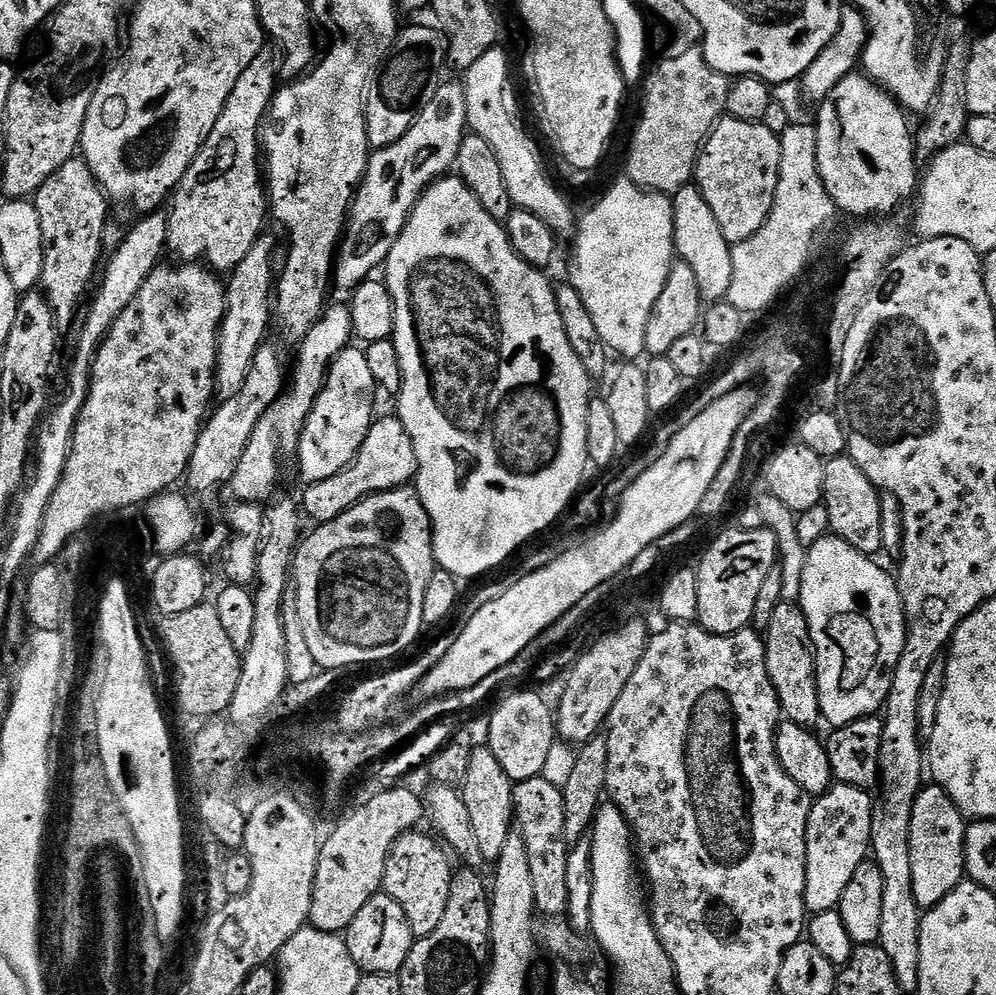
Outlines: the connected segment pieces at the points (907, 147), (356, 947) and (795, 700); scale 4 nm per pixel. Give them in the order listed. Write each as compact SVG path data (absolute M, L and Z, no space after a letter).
M853 74L842 78L842 82L838 82L838 86L834 86L834 90L830 90L830 94L824 100L819 101L818 108L820 113L814 117L816 125L816 133L818 134L818 170L822 182L826 186L826 190L830 194L832 203L836 205L841 213L845 212L848 216L866 216L864 218L876 218L884 210L888 210L907 198L908 195L915 193L918 188L918 172L916 176L916 166L918 166L918 159L914 153L914 132L913 129L908 129L909 117L906 115L905 109L901 108L883 88L880 87L873 80L869 80L867 75Z
M378 894L358 910L354 922L350 922L346 933L350 958L359 966L361 973L390 976L399 973L406 962L414 943L410 922L406 922L406 913L394 898Z
M782 602L774 606L770 626L763 629L762 639L766 670L776 691L781 713L795 724L816 726L816 723L821 723L820 699L816 685L816 653L812 651L810 626L799 603Z

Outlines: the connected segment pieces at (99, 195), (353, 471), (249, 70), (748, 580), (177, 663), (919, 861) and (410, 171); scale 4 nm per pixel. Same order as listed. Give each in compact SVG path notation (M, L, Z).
M83 158L67 160L59 170L50 174L50 178L46 178L46 182L42 182L36 192L34 203L44 243L38 284L48 300L55 323L68 324L84 296L92 274L95 270L97 273L96 262L102 253L104 226L110 218L110 204Z
M389 414L389 416L384 416L381 418L373 419L373 422L370 427L368 427L368 433L366 434L366 438L362 442L362 446L358 450L358 454L353 458L352 463L348 465L347 468L342 469L338 474L334 474L334 478L326 478L322 482L314 482L313 484L307 485L303 490L304 492L304 508L302 504L302 512L305 517L308 516L313 521L311 522L313 525L319 526L321 524L325 524L326 522L334 522L334 518L338 518L347 508L353 508L359 500L365 500L368 496L373 496L374 494L378 494L379 492L389 492L390 490L394 490L395 488L402 488L413 483L414 477L416 474L416 455L414 454L414 442L410 442L410 434L406 434L406 428L402 426L402 422L400 421L399 416L395 414Z
M257 58L250 62L250 66L246 66L246 70L238 82L234 82L234 90L230 90L230 98L226 98L226 106L222 110L222 114L218 118L218 122L214 122L214 130L210 130L210 134L206 138L206 142L198 150L198 154L194 158L192 165L186 170L186 174L180 180L179 186L170 197L170 205L172 209L167 209L166 215L168 217L168 241L166 243L167 251L173 252L180 262L203 262L213 273L228 274L232 269L237 268L241 262L246 258L246 254L250 254L250 250L256 245L256 241L261 239L264 228L264 216L266 220L266 213L269 211L269 204L266 201L266 188L262 183L262 164L258 157L261 155L260 145L260 126L262 121L267 117L268 106L272 102L273 95L278 87L278 81L272 77L272 68L264 61L264 58Z
M739 526L733 527L733 532L724 532L704 552L700 564L696 569L696 594L698 596L698 612L696 620L701 628L705 628L710 634L729 636L735 632L741 632L749 627L754 614L754 602L758 599L758 589L762 582L766 582L766 574L770 574L772 568L778 564L778 549L776 539L771 528L755 528L746 530Z
M201 602L185 613L167 617L163 623L160 636L176 671L176 700L181 710L188 716L203 718L227 713L232 707L234 690L238 690L242 656L227 637L218 619L218 610L211 603Z
M935 782L921 787L912 804L910 818L910 867L914 877L914 898L922 910L942 902L942 898L946 898L946 894L950 894L965 879L965 827L965 817L961 816L944 788Z
M444 84L429 95L424 108L414 118L410 130L385 148L369 155L364 177L348 209L348 219L339 249L334 257L334 284L351 290L369 279L381 267L392 249L392 242L402 231L420 195L437 180L453 171L458 146L466 135L468 119L464 102L464 85Z

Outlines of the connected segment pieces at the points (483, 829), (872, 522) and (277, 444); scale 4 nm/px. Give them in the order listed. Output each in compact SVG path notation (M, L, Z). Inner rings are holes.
M487 746L473 747L470 768L466 770L466 782L462 795L466 811L470 814L470 830L474 830L474 842L478 842L480 859L494 862L502 854L502 845L514 830L513 780L507 776L502 765Z
M833 456L824 461L823 503L830 514L831 535L842 538L854 550L875 557L882 549L881 493L875 484L862 474L862 470L848 457ZM877 552L877 553L876 553Z
M329 307L316 325L299 341L300 353L296 356L296 365L292 368L292 377L287 377L286 387L280 396L258 418L254 432L250 434L250 442L246 442L246 450L242 460L238 462L230 481L230 489L240 502L264 502L272 492L272 483L280 472L280 459L284 455L295 453L300 444L300 431L318 394L324 388L324 379L328 377L328 368L340 351L349 347L353 339L352 319L347 307Z

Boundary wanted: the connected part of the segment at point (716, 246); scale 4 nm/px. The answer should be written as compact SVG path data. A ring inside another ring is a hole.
M695 186L679 188L671 197L672 202L672 246L679 263L685 264L694 274L698 282L698 294L705 305L719 304L727 297L732 277L732 245L722 238L722 230L718 230L718 222L710 206L706 206L706 198L702 198L700 189Z

